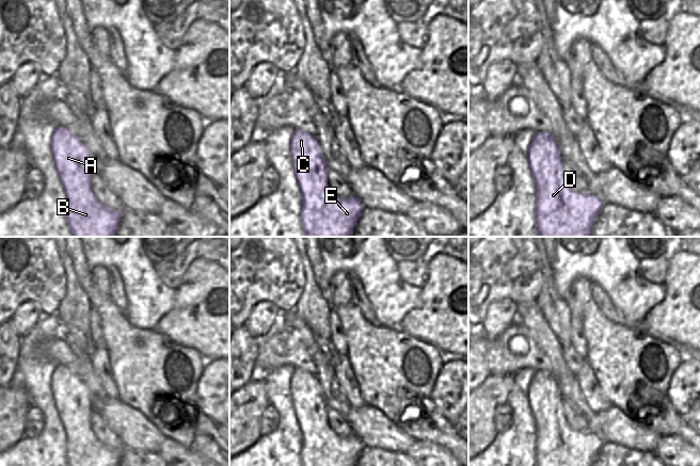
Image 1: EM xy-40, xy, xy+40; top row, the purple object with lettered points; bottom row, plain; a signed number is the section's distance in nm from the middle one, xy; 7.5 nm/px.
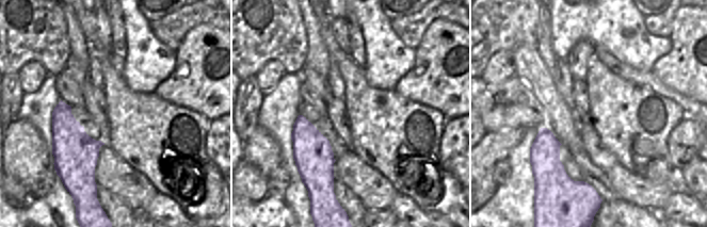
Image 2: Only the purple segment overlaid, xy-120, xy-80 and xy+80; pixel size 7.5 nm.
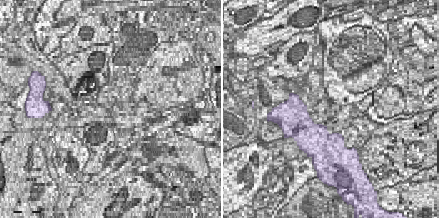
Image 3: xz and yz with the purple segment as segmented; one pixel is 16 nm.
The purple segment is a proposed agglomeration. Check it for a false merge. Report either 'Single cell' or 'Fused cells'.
Single cell

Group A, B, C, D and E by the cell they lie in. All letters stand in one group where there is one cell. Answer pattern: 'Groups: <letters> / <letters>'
Groups: A B C D E

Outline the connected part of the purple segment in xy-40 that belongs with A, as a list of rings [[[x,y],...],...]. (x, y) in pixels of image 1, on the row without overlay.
[[[57,366],[50,377],[57,414],[65,431],[65,456],[69,466],[117,466],[122,451],[102,445],[91,429],[93,407],[84,383],[64,366]]]

